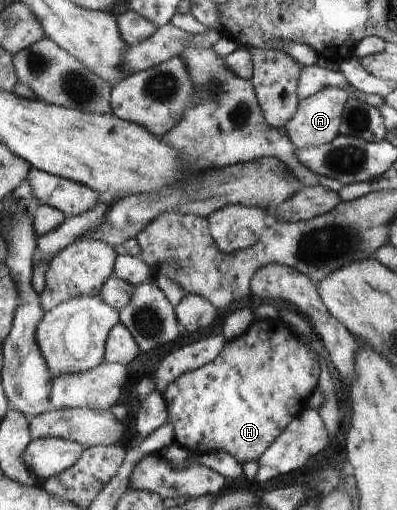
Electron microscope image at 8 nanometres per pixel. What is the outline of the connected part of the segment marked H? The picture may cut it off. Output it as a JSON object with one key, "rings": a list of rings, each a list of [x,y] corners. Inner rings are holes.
{"rings":[[[257,319],[249,326],[249,329],[234,342],[228,342],[226,348],[222,350],[222,354],[218,356],[216,362],[195,370],[194,372],[188,372],[181,376],[174,384],[170,385],[167,393],[164,395],[168,406],[169,416],[168,421],[172,422],[175,428],[177,436],[177,443],[188,450],[189,453],[198,453],[201,455],[207,455],[213,451],[226,451],[236,458],[239,463],[256,461],[259,462],[260,457],[278,440],[278,437],[288,428],[292,418],[296,418],[304,408],[306,408],[306,402],[308,398],[312,396],[312,392],[318,389],[318,380],[320,380],[320,362],[316,351],[304,344],[297,333],[289,329],[280,319]],[[244,340],[248,340],[252,344],[252,348],[244,348]]]}

